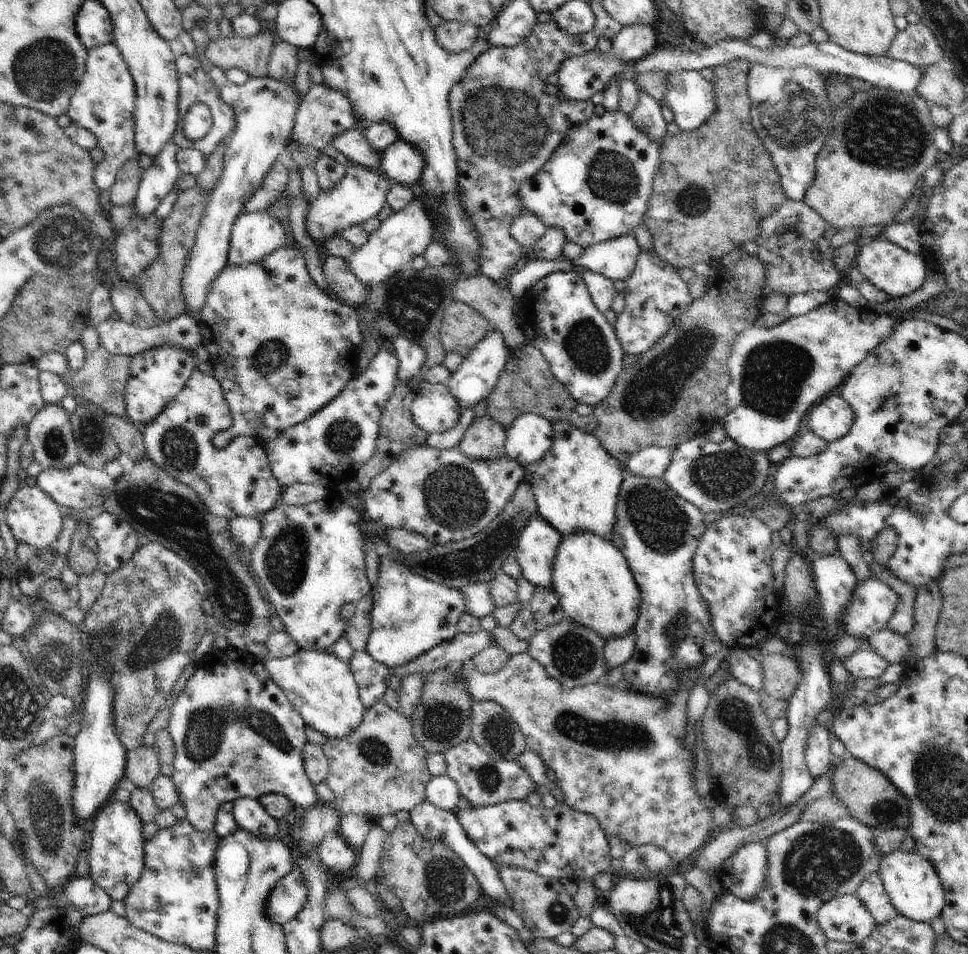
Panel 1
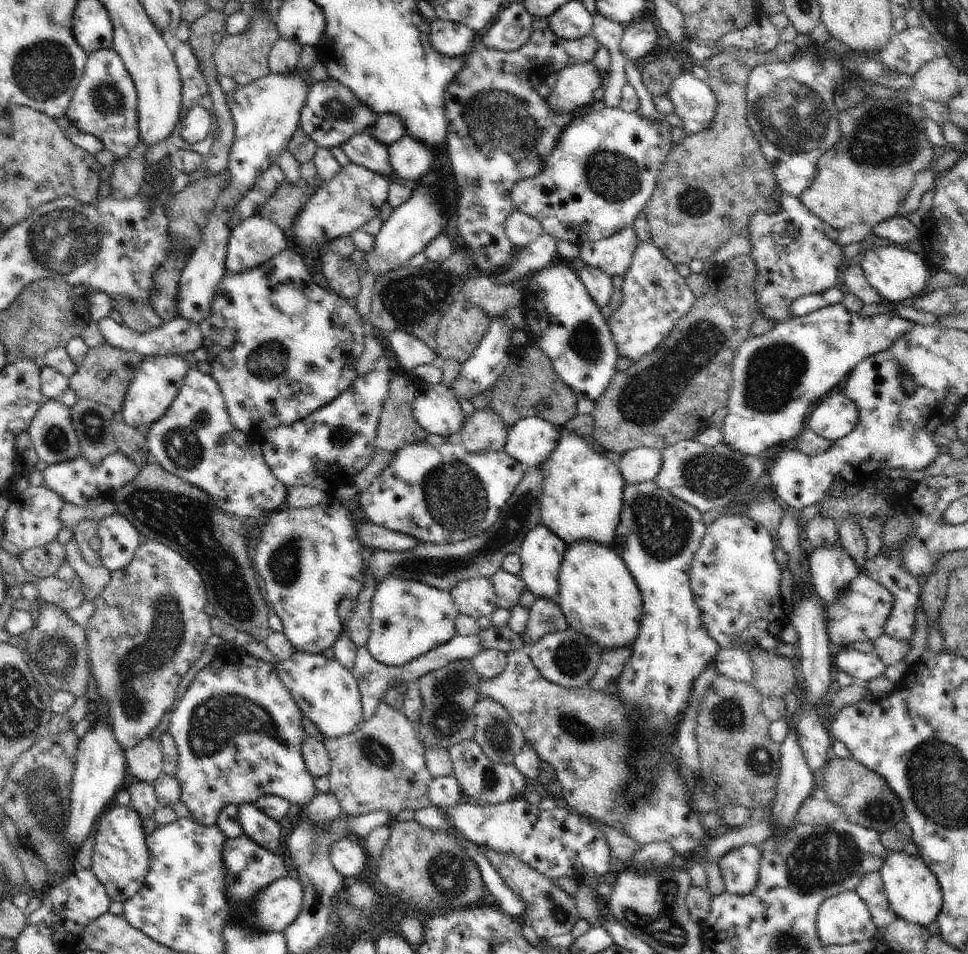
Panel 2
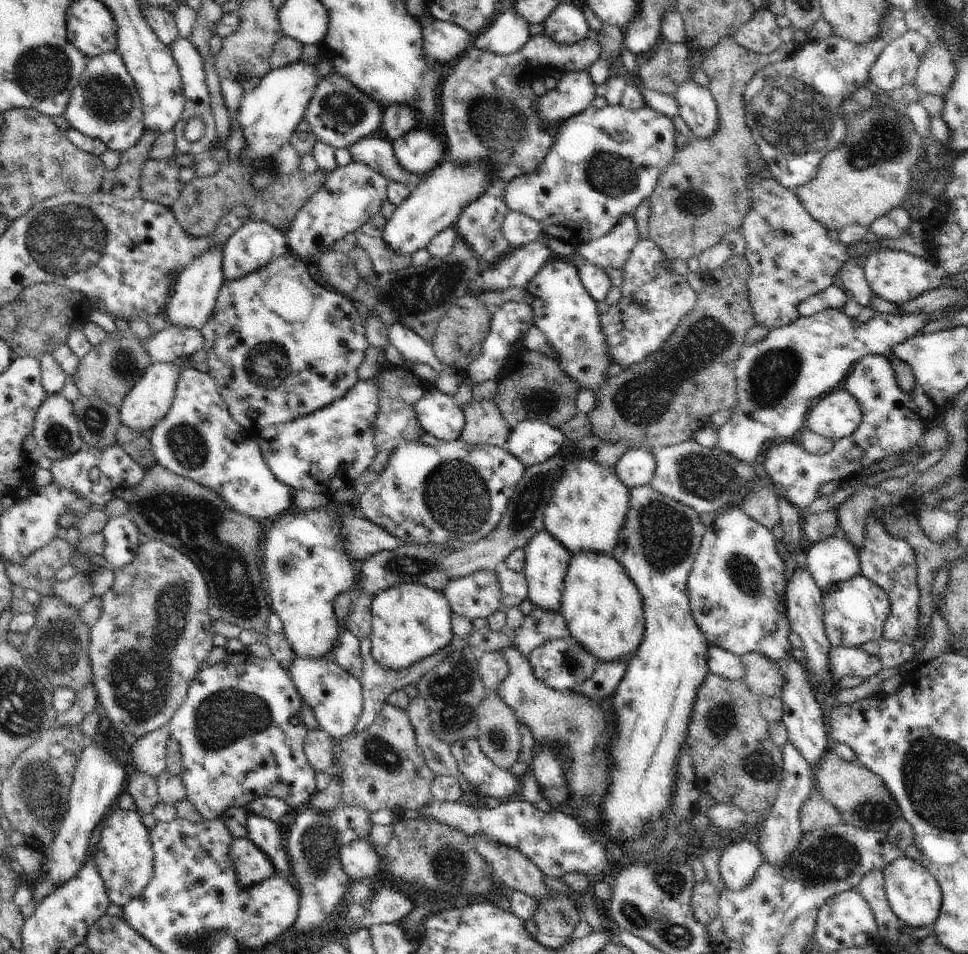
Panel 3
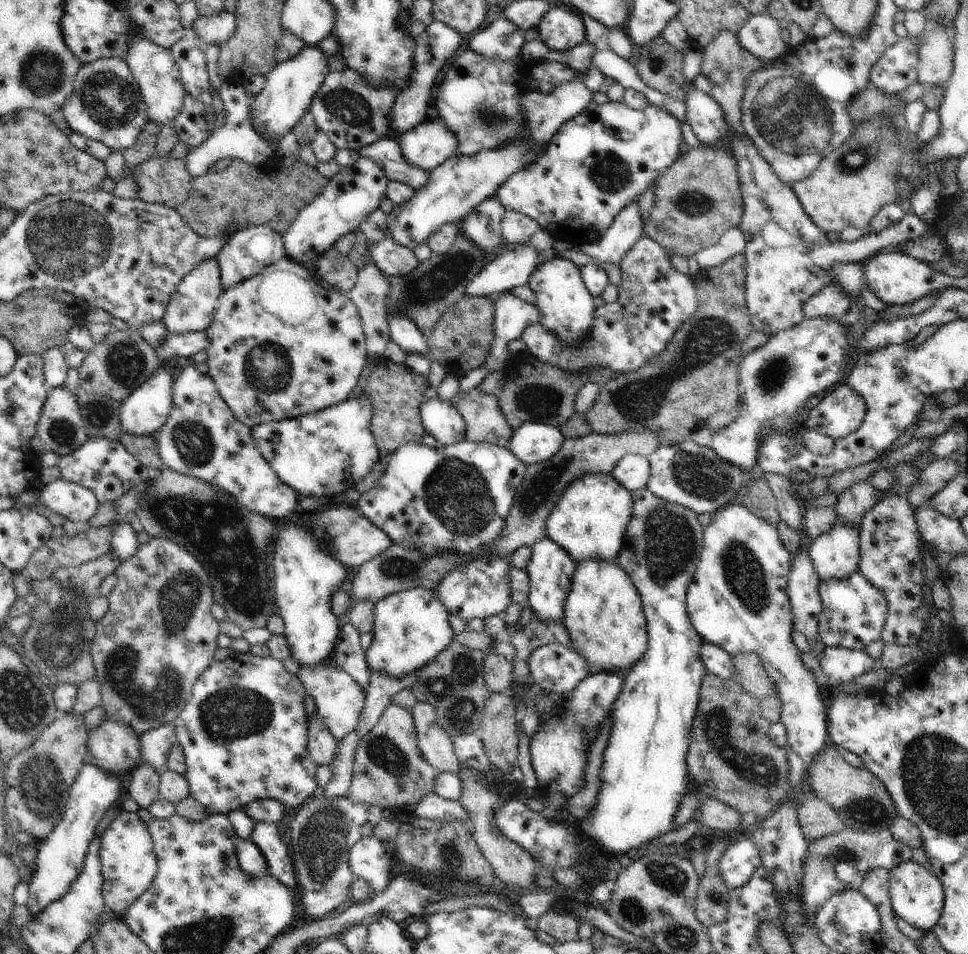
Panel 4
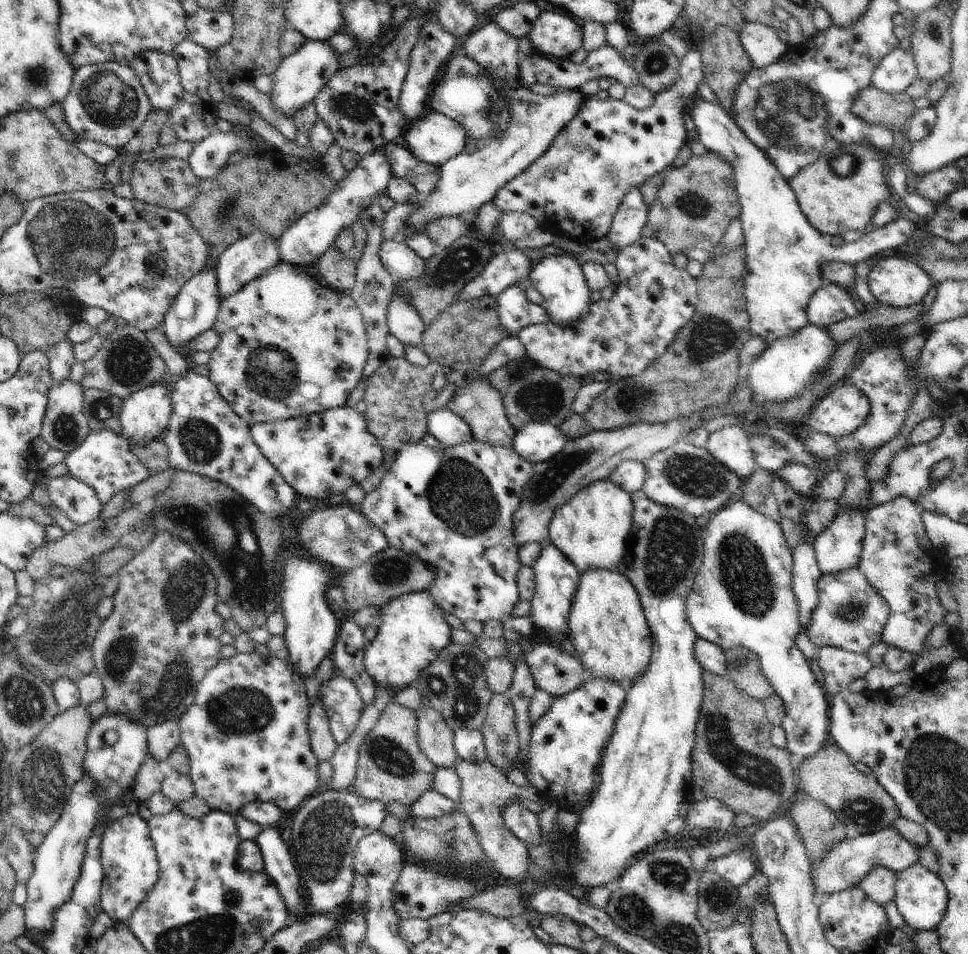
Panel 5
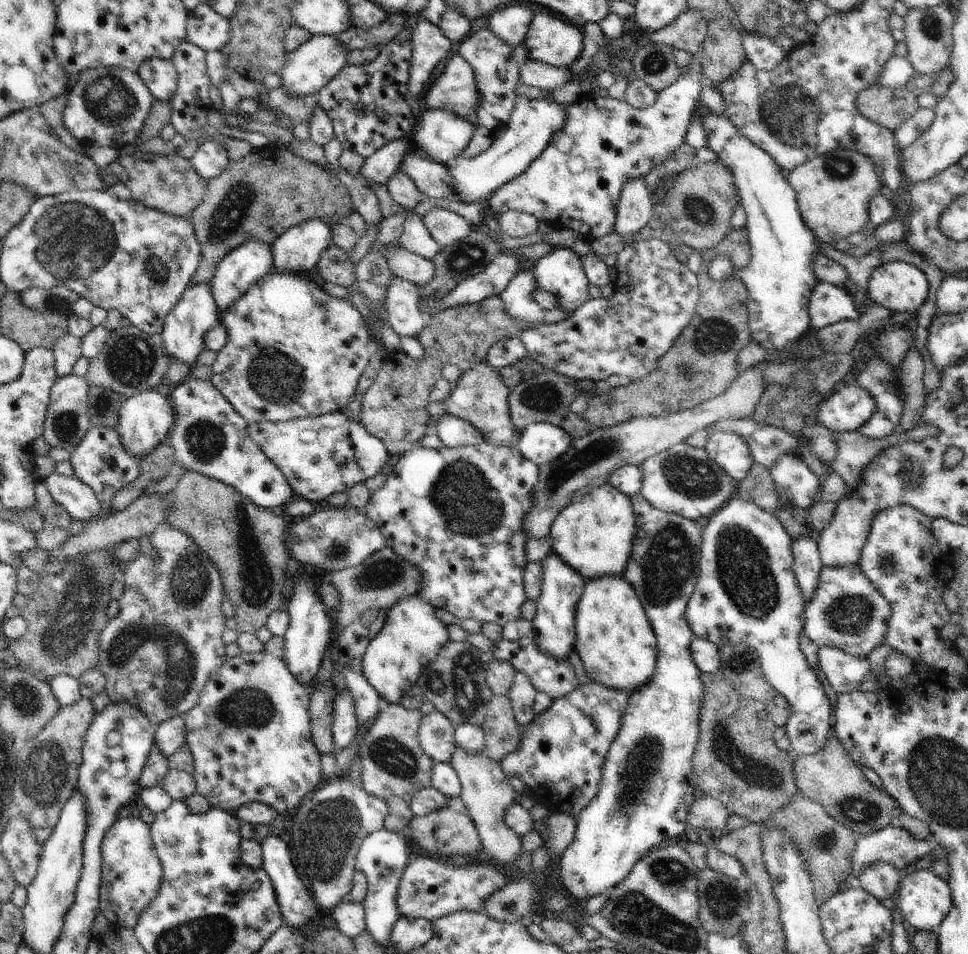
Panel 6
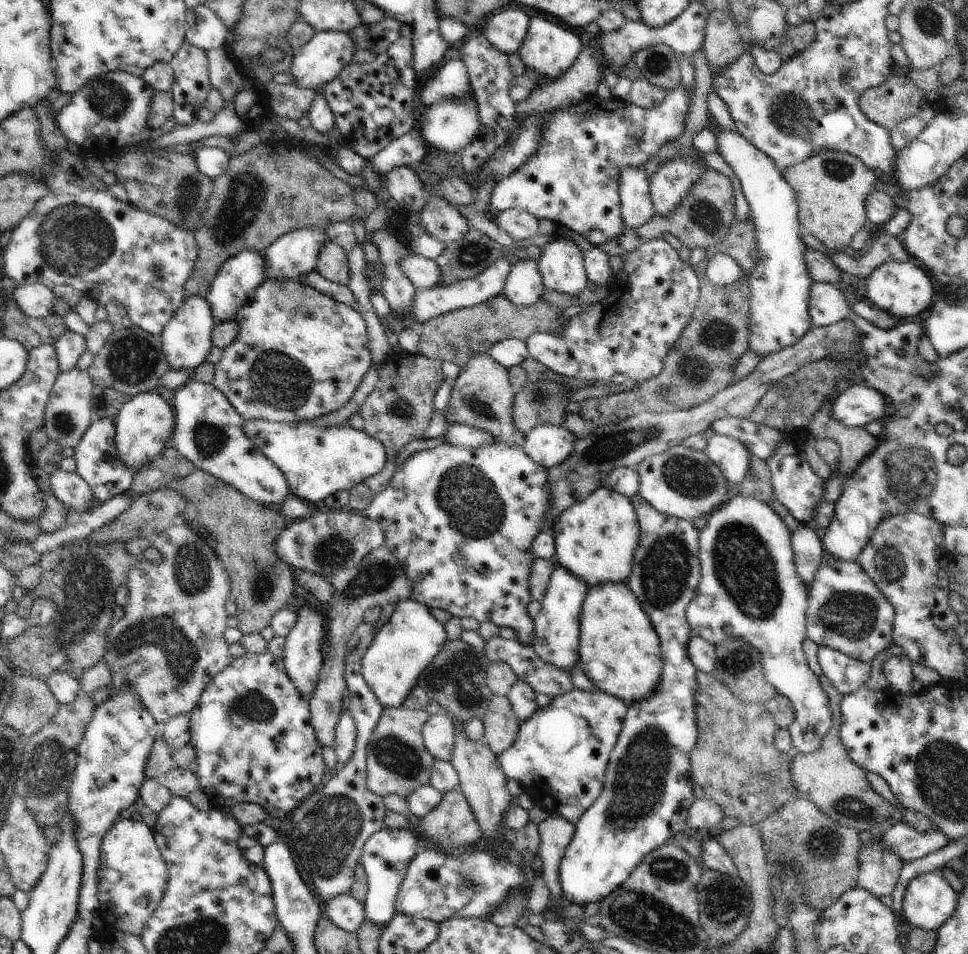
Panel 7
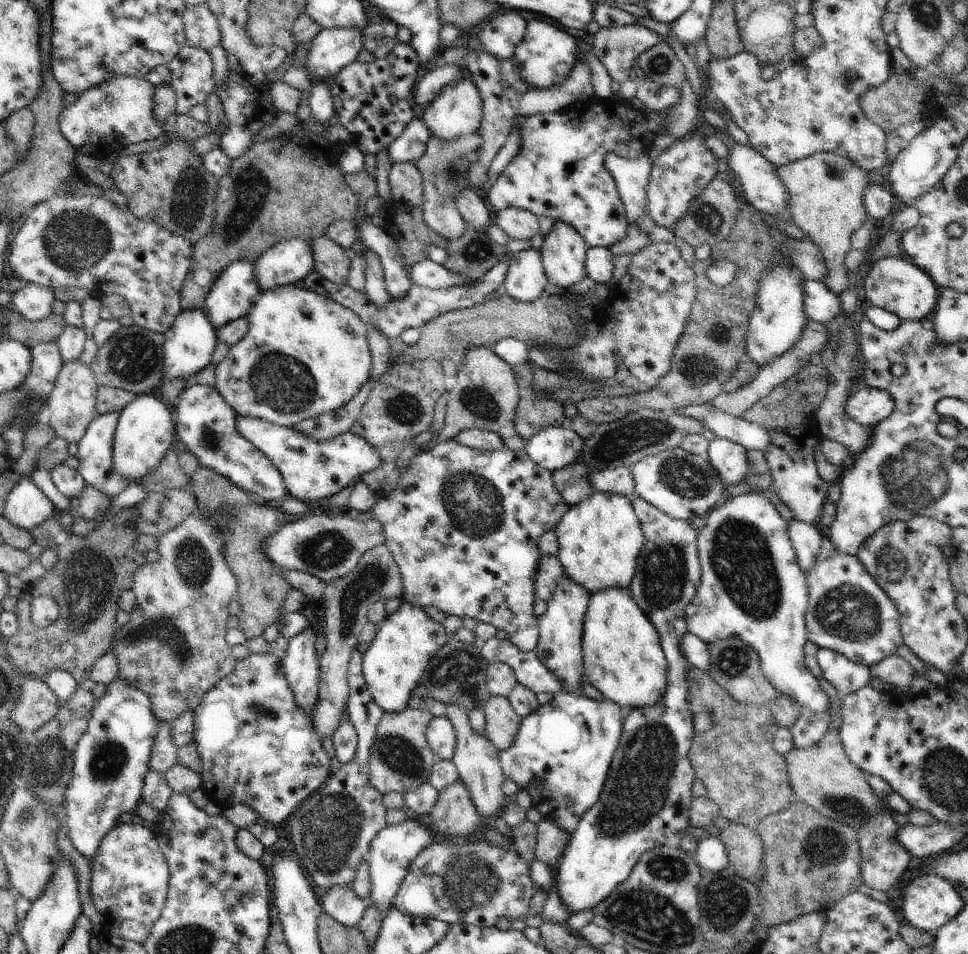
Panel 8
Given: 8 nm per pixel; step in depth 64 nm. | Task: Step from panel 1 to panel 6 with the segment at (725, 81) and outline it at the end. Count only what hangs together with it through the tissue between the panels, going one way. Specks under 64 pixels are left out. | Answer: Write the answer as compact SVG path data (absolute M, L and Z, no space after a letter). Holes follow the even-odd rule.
M726 18L707 22L700 61L704 75L715 89L724 80L730 80L746 60L742 32L736 30ZM720 159L718 162L698 162L690 168L680 171L674 178L674 184L666 192L662 204L654 205L652 216L646 226L636 232L630 240L622 238L620 234L609 234L598 240L591 241L593 252L602 256L618 254L630 243L638 240L650 240L654 237L671 243L686 244L695 251L703 252L714 248L731 230L731 218L736 208L735 176Z

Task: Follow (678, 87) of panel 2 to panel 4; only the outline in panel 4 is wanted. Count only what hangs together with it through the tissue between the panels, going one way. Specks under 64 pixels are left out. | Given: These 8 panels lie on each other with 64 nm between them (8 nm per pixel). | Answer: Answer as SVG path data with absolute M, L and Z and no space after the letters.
M694 86L685 89L680 95L686 104L686 122L692 126L701 144L730 150L738 164L736 174L744 202L739 228L746 239L745 297L754 331L776 336L778 332L790 330L800 324L805 317L804 304L816 292L833 282L828 272L834 264L864 264L884 248L906 245L918 237L929 235L925 221L916 215L906 215L900 222L884 228L882 232L868 230L854 242L831 242L826 233L804 212L791 186L772 172L772 166L764 160L755 144L740 131L732 136L730 126L724 120L724 112L713 97L700 92Z

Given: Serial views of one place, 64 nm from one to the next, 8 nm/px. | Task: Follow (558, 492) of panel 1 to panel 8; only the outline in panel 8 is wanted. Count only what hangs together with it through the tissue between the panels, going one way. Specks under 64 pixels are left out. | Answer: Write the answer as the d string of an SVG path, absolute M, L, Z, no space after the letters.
M594 492L590 498L571 506L553 529L559 542L557 556L572 582L590 594L608 588L629 588L645 536L634 507L625 496Z

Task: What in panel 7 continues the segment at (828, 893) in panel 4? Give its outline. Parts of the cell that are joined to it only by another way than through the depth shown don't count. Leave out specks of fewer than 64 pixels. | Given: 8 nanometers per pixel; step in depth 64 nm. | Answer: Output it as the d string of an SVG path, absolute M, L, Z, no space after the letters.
M906 823L892 825L880 837L880 844L886 850L896 852L904 863L924 858L944 848L949 842L950 838L946 838L946 834L938 828L932 826L928 832L918 832Z

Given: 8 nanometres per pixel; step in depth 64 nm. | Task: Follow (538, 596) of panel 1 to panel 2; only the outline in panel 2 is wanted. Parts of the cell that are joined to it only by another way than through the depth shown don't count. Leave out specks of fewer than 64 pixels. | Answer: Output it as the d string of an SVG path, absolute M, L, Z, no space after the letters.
M536 598L534 601L529 610L526 632L521 637L526 652L542 636L552 632L562 632L569 627L557 601L557 599L546 600L546 598Z

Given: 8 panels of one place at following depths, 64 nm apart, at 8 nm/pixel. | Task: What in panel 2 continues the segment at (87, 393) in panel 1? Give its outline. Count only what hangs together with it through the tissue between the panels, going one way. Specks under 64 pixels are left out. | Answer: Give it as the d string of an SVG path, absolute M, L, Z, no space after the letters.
M105 342L101 346L94 347L88 351L84 362L77 366L76 374L69 378L69 386L76 392L76 396L79 399L96 400L100 404L110 406L115 413L120 413L130 382L134 380L136 367L142 362L142 359L142 354L126 352Z

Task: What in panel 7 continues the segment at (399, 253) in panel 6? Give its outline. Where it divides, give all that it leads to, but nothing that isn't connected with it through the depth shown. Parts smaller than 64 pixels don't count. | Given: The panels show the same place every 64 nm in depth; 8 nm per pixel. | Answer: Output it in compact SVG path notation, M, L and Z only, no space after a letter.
M416 254L402 258L402 272L419 290L438 287L442 282L442 272L435 260Z

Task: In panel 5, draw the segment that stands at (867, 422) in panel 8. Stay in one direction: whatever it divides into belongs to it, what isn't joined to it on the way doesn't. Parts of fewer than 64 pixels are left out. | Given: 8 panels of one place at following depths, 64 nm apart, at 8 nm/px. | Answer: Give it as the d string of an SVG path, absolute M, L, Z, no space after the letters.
M844 384L817 402L805 424L835 439L858 430L870 414L870 400L857 386Z

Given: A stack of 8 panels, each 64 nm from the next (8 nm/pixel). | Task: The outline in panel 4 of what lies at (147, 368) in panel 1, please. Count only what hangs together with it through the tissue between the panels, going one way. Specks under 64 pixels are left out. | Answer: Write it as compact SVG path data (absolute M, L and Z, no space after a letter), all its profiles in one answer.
M165 364L158 372L154 372L148 380L143 381L138 390L134 390L128 398L125 398L119 408L119 419L123 432L134 436L150 436L158 432L170 416L173 405L173 381L176 371Z

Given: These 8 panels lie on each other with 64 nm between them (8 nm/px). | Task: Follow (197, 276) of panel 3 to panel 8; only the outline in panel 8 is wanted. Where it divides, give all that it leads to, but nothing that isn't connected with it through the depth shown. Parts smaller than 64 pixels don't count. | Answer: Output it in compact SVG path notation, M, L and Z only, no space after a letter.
M190 308L184 310L174 320L172 328L164 333L164 370L162 370L162 380L170 382L170 380L185 380L187 383L194 381L196 374L206 368L212 360L214 348L216 348L217 336L214 326L210 324L208 316L204 314L201 308Z

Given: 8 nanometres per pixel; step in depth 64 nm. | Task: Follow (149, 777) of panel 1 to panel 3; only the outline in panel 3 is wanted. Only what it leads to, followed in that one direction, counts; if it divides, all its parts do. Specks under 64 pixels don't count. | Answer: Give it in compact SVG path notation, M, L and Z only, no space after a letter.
M167 725L139 738L127 753L129 770L146 772L152 778L166 771L166 746L170 738L172 736Z

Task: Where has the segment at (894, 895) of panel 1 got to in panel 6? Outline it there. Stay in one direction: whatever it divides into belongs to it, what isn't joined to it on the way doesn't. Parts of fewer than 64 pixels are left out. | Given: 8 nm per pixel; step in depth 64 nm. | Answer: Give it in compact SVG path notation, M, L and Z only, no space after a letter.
M930 869L916 870L899 881L898 908L910 931L936 931L952 908L952 890L949 884L936 876Z

